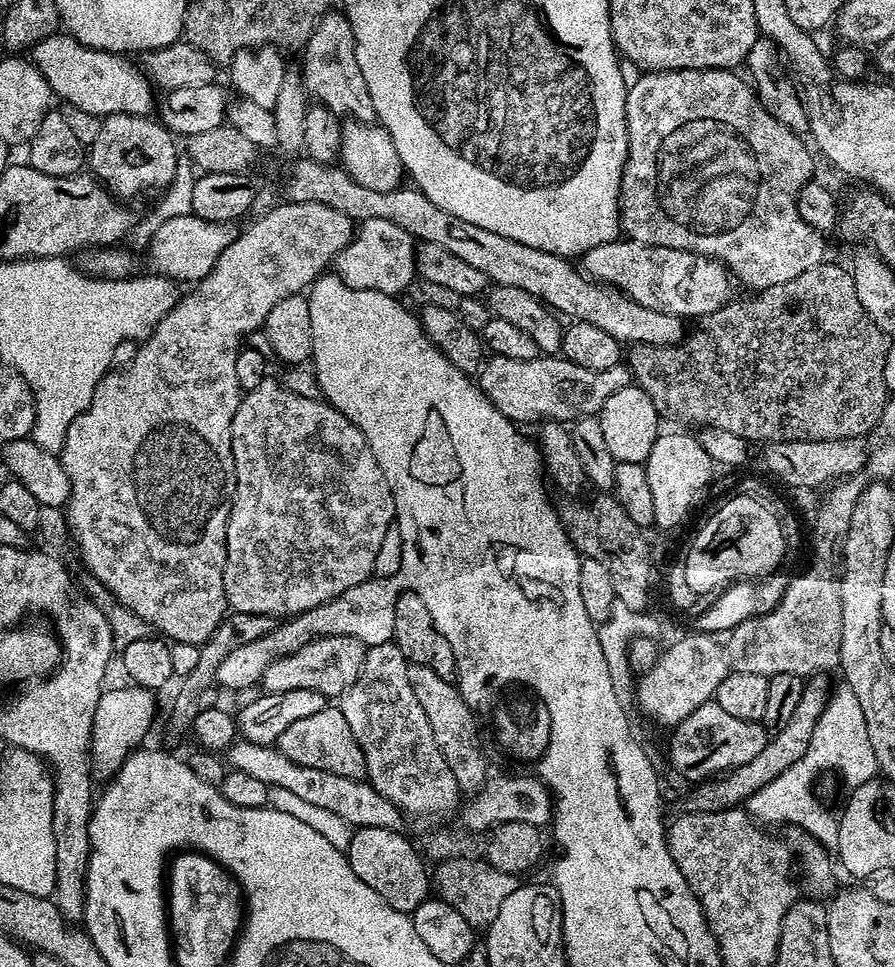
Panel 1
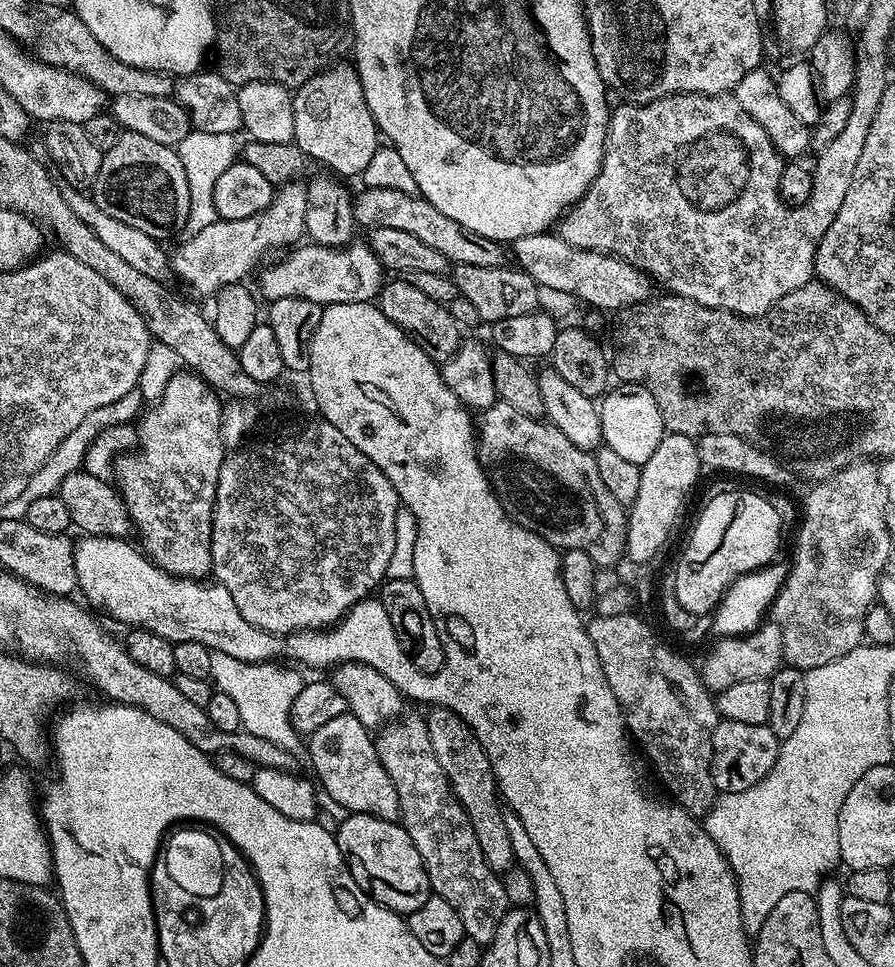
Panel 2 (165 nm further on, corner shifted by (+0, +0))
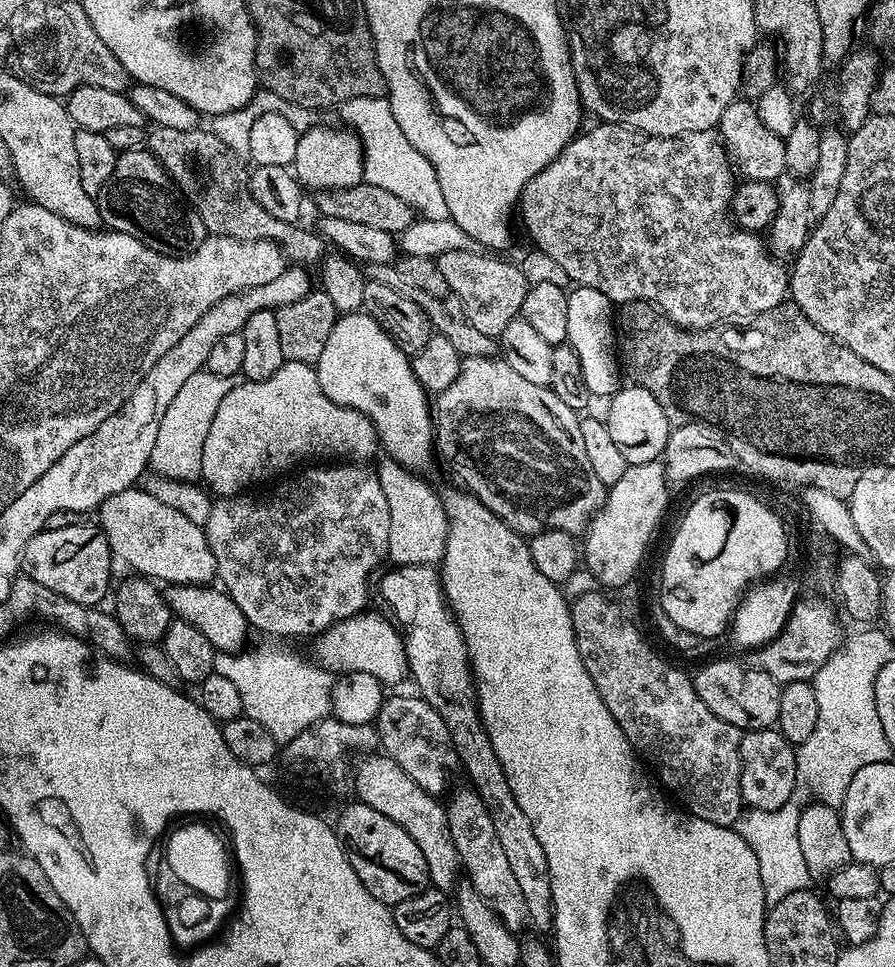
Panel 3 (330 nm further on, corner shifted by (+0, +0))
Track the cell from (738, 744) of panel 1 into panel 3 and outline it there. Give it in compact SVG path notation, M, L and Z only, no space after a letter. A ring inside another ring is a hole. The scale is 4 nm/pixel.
M775 727L744 732L740 738L740 798L749 809L778 810L793 803L792 791L798 788L796 778L796 748L789 744Z

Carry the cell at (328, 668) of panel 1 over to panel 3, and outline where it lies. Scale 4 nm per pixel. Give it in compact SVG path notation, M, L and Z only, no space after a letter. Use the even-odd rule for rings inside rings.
M419 694L411 695L389 695L385 699L374 721L378 744L383 755L398 762L398 766L402 766L402 770L406 770L406 774L410 774L410 778L414 778L424 792L440 798L444 791L447 793L453 787L452 775L456 768L458 772L454 742L438 710L431 708Z

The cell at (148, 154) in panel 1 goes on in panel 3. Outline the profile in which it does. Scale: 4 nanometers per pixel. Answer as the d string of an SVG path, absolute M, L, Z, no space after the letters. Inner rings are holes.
M147 150L119 153L110 182L106 182L95 201L105 229L130 234L163 256L188 256L204 241L202 218L185 203L168 171Z

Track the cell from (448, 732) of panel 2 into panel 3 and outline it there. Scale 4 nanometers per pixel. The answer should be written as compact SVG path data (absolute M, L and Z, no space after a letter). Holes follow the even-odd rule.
M471 786L458 788L451 793L452 801L447 801L446 811L450 826L450 838L454 838L454 846L460 855L460 863L466 873L467 883L488 904L491 904L498 918L511 933L519 933L521 931L519 928L528 924L526 897L522 895L522 886L518 886L518 882L514 878L514 870L510 870L510 861L506 858L506 854L498 842L494 822L490 822L490 814L486 810L482 798Z

